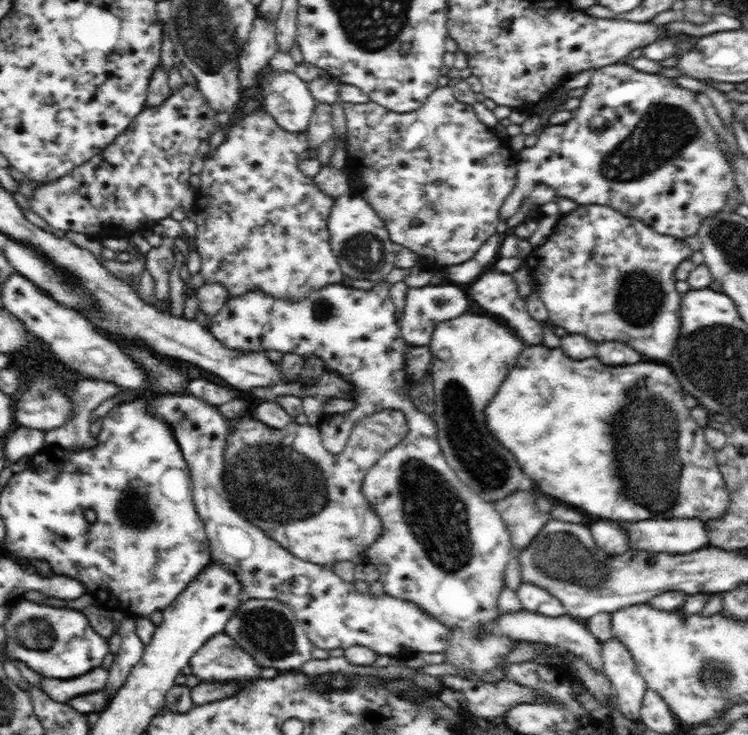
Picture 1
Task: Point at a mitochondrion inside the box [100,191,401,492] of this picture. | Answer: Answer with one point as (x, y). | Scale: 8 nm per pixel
(364, 254)

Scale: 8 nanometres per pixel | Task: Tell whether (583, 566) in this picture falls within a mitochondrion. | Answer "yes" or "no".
yes

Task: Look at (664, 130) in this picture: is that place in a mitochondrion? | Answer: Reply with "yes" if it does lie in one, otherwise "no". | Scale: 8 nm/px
yes

